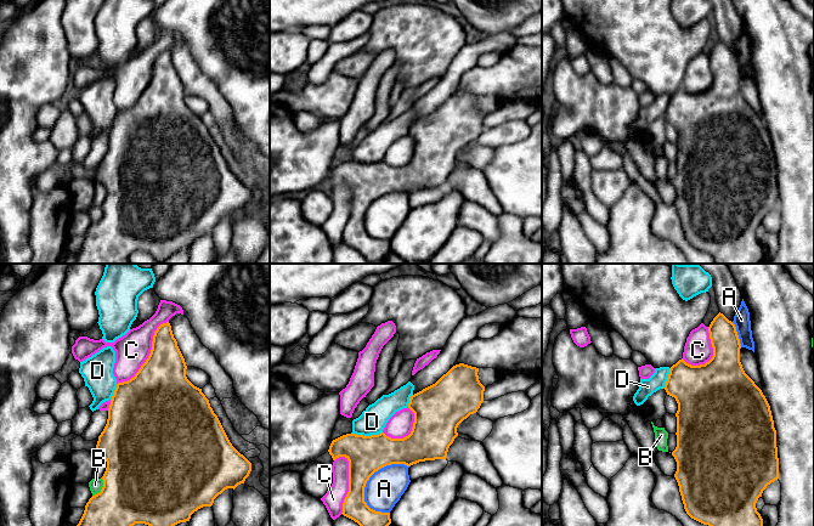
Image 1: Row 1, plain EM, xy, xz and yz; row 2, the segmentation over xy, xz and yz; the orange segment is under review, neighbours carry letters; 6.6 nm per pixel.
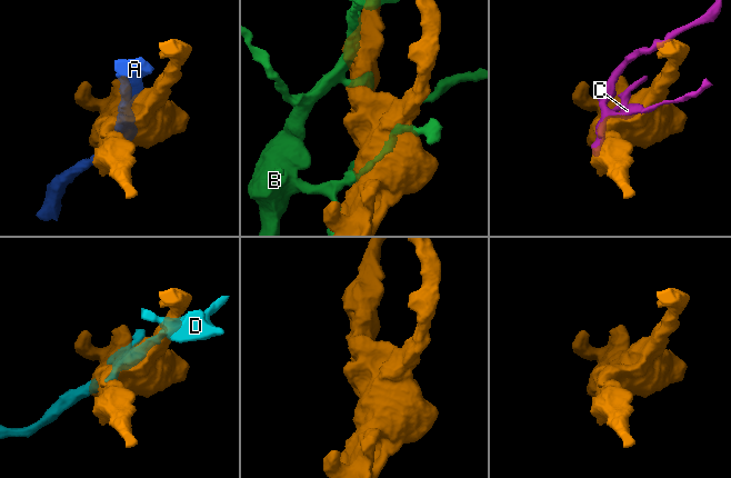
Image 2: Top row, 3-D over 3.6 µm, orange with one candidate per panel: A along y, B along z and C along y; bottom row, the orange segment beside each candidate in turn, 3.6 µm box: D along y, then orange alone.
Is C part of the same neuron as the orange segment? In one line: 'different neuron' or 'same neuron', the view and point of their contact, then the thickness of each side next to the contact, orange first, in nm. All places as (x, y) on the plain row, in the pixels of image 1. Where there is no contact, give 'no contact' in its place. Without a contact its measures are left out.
different neuron; meets orange in xy at (150, 83); 400 nm thick on the orange side, 220 nm on the other

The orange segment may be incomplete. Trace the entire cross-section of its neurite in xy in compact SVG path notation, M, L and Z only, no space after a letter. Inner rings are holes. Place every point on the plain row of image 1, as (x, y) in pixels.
M169 50L160 52L153 63L152 78L141 94L139 100L128 109L118 111L108 136L107 152L98 164L95 181L101 182L107 196L102 204L103 215L100 221L92 224L85 233L84 242L77 253L77 264L115 264L119 260L129 259L135 251L145 251L151 254L159 264L163 264L173 254L190 249L191 243L203 234L211 234L214 227L227 216L236 216L244 211L251 199L251 191L241 182L230 170L217 143L210 135L209 128L202 120L202 117L194 114L186 104L186 90L174 66Z

